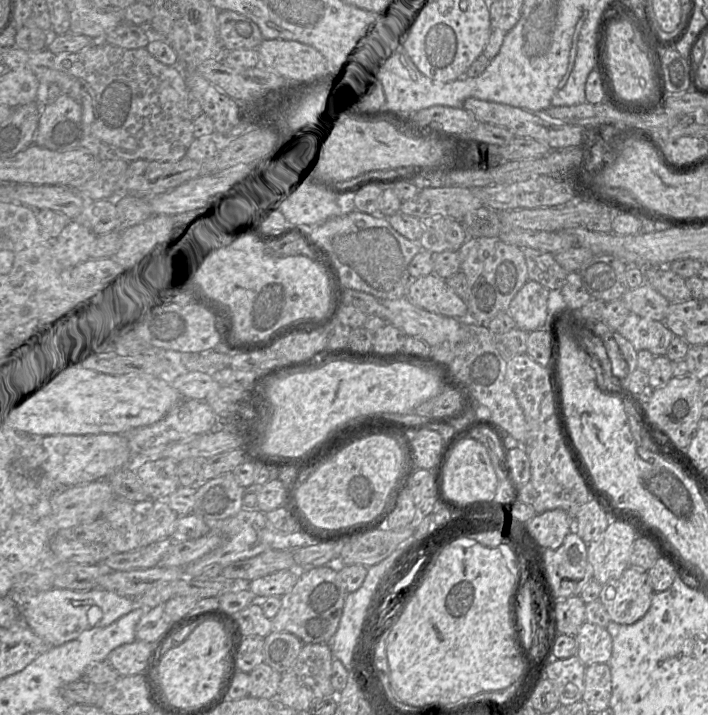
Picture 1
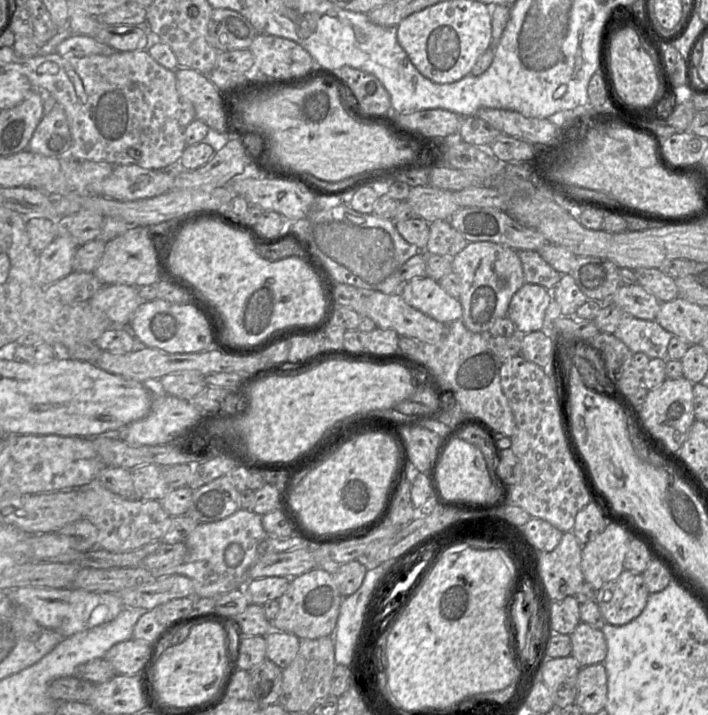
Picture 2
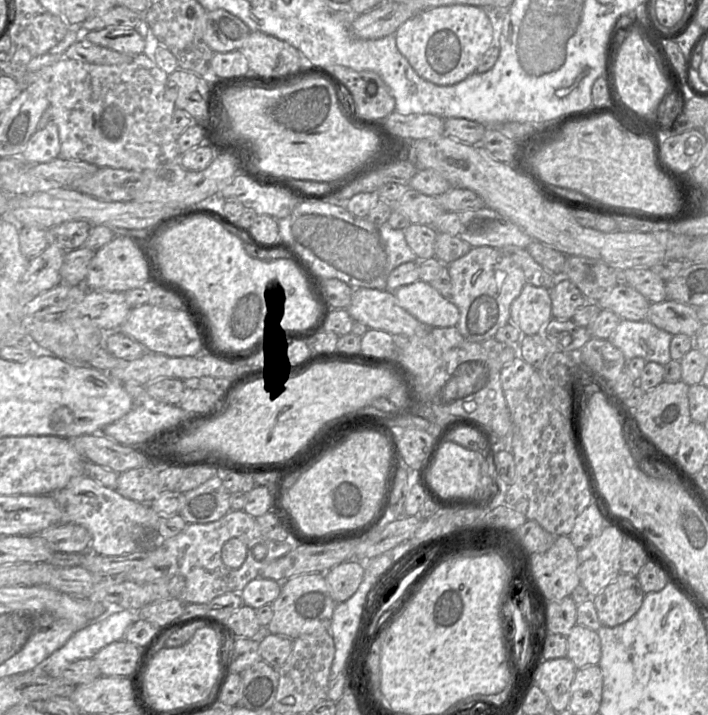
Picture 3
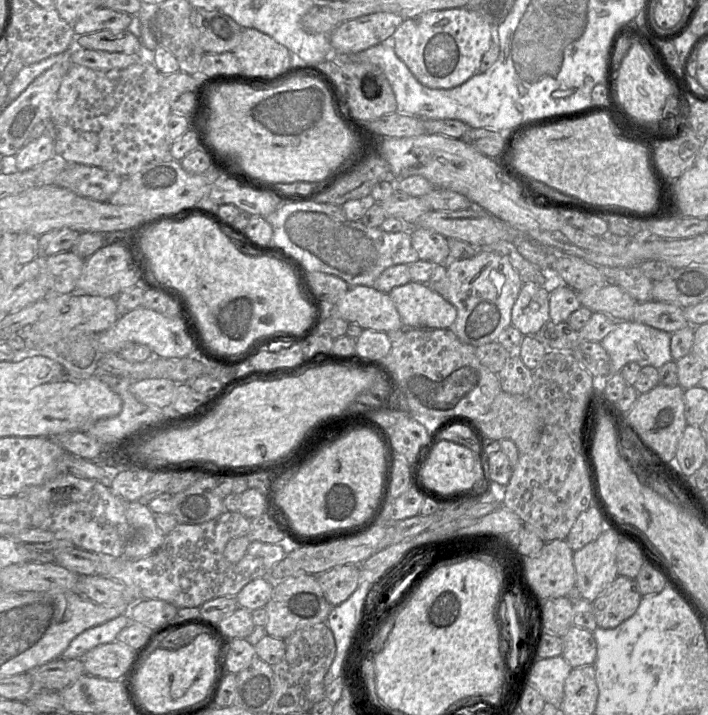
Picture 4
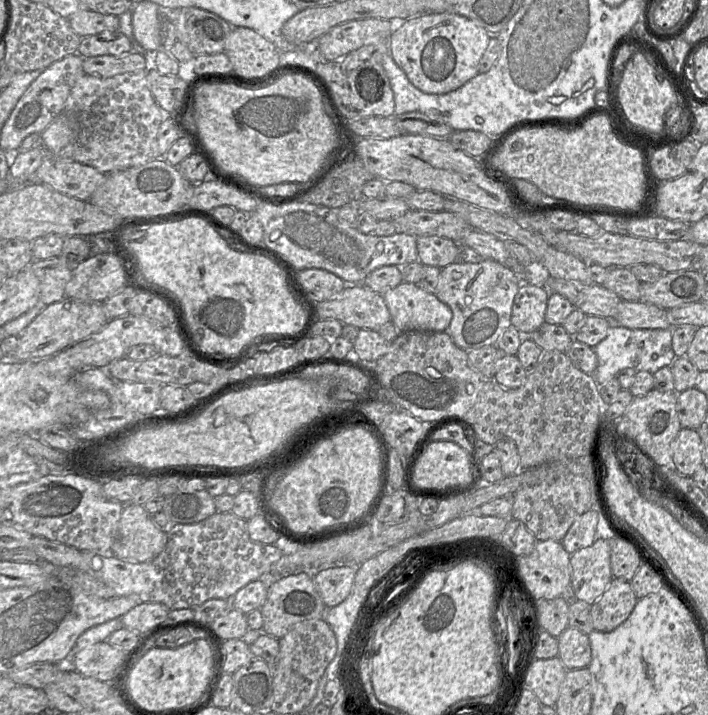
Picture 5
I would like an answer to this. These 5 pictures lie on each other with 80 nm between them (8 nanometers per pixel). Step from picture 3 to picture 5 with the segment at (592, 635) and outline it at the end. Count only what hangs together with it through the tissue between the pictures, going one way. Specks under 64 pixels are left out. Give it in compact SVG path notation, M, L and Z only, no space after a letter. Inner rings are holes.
M568 626L557 639L558 657L568 671L589 666L592 651L587 634Z

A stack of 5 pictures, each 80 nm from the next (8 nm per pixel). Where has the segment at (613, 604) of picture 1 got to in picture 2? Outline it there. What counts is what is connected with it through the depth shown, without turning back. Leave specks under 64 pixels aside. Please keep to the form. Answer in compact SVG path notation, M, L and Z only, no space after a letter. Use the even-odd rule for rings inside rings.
M623 570L613 581L604 584L597 592L595 601L606 623L621 626L638 617L646 606L650 593L643 579L642 573Z

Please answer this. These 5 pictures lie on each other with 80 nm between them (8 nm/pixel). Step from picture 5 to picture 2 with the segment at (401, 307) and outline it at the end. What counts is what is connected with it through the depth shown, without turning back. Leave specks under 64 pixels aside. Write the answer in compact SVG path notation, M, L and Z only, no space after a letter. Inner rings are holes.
M430 277L405 282L401 288L401 296L408 305L443 324L462 318L463 308L460 301L449 295Z

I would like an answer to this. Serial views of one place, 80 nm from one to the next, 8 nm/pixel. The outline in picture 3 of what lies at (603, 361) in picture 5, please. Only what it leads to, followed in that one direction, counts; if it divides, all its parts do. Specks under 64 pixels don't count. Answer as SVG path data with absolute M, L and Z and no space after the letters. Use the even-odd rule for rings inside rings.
M621 319L608 340L623 353L626 360L640 357L646 362L665 365L671 360L669 346L672 336L672 334L656 327L647 320L631 321Z

